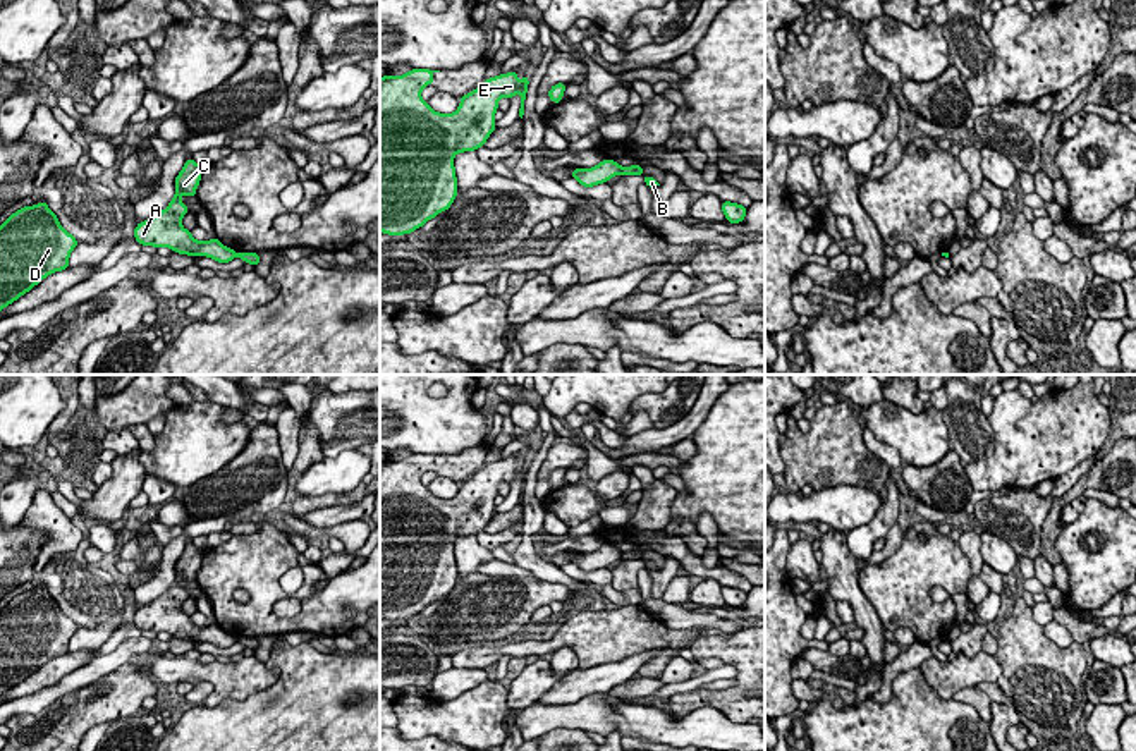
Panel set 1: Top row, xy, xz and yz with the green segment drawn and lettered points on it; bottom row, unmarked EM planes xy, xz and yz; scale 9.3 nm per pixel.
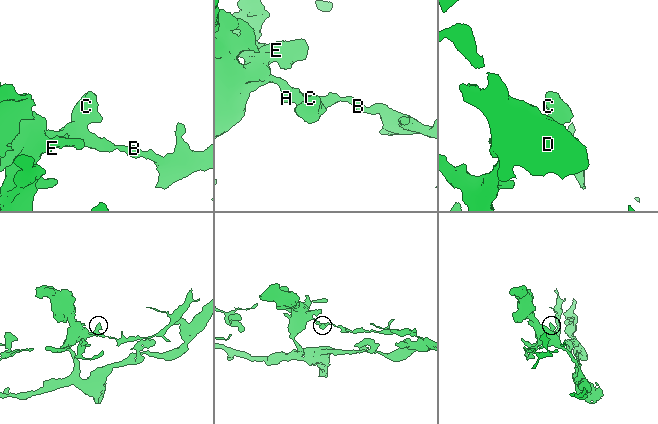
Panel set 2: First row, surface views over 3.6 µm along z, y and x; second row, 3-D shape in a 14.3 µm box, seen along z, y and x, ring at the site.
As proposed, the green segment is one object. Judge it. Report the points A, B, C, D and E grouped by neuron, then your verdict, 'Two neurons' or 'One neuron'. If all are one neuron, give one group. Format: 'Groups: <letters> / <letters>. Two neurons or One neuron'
Groups: A C D E / B. Two neurons

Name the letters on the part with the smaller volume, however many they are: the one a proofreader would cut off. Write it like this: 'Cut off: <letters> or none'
Cut off: B

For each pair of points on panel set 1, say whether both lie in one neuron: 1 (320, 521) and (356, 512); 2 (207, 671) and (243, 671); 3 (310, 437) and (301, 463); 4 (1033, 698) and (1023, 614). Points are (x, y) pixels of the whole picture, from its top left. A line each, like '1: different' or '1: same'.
1: same
2: same
3: same
4: same

